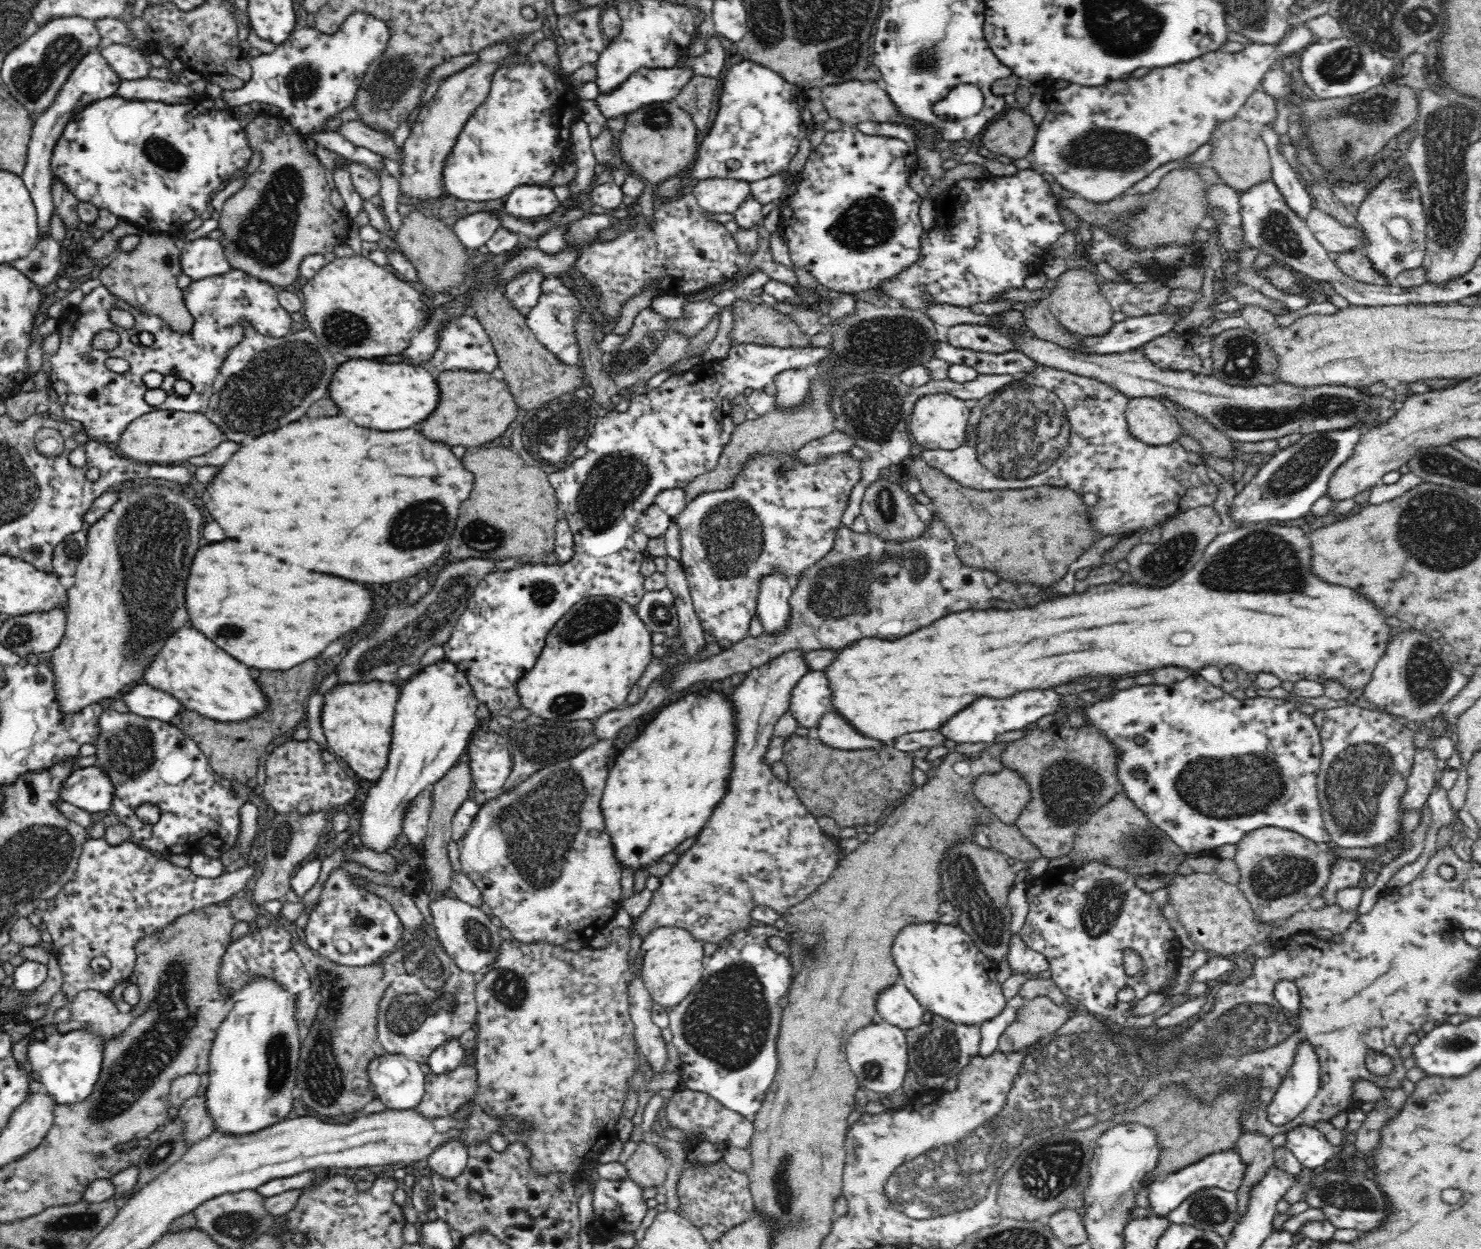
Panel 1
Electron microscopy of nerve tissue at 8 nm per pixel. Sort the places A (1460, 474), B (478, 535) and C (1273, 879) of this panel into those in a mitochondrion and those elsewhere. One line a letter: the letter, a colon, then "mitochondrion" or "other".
A: mitochondrion
B: mitochondrion
C: mitochondrion

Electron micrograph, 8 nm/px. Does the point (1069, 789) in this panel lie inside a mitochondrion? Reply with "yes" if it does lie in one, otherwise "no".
yes

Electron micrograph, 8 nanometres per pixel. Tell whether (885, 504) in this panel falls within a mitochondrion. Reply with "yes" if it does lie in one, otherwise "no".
yes

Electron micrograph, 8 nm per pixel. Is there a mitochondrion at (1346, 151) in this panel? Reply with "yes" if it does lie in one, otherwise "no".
yes

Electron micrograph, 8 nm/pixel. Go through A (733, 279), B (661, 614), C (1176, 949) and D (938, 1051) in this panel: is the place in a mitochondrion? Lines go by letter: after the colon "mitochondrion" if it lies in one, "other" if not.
A: other
B: mitochondrion
C: other
D: mitochondrion

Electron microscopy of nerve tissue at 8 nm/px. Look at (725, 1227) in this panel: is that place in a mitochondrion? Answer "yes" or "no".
no

